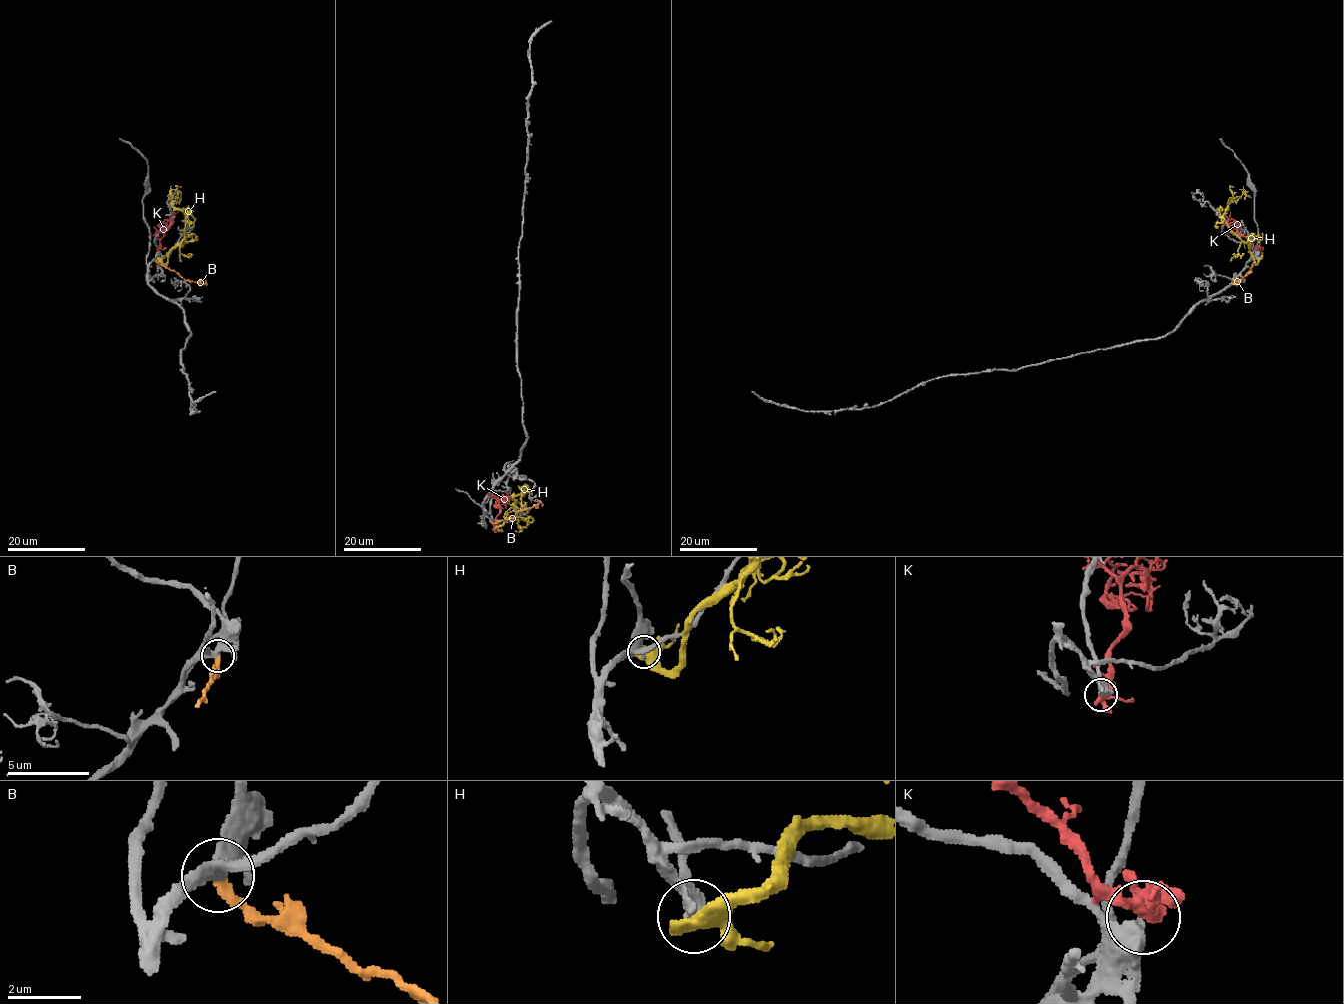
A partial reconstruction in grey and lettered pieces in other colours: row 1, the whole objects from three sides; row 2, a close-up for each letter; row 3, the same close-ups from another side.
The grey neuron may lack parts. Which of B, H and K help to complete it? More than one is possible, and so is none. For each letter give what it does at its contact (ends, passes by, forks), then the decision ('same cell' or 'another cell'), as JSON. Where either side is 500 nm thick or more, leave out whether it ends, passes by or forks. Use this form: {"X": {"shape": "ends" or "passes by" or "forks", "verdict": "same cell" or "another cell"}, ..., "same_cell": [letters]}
{"B": {"shape": "ends", "verdict": "another cell"}, "H": {"shape": "passes by", "verdict": "another cell"}, "K": {"shape": "forks", "verdict": "another cell"}, "same_cell": []}

